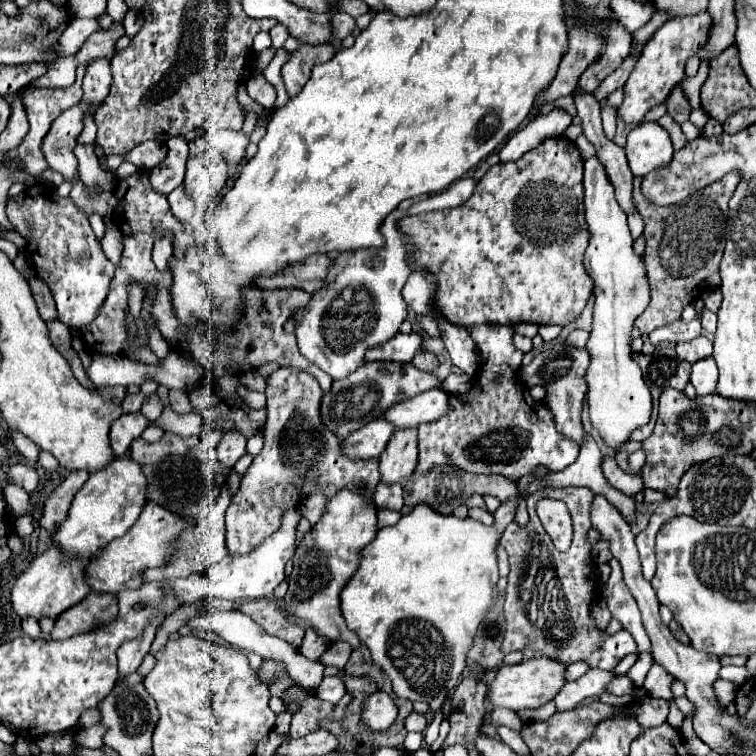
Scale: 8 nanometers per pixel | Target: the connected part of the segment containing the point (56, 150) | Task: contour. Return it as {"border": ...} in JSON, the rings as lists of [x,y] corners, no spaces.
{"border":[[[81,102],[79,106],[73,106],[67,112],[61,112],[43,138],[41,152],[43,152],[49,168],[63,172],[63,176],[67,180],[77,176],[77,158],[73,154],[73,146],[75,146],[77,136],[83,130],[81,120],[87,110],[89,110],[87,104]]]}

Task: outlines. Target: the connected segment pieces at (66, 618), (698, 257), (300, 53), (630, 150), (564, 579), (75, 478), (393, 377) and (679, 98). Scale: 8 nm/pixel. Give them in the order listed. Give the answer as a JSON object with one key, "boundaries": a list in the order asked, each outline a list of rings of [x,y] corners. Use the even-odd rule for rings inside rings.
{"boundaries":[[[[91,592],[79,604],[71,606],[67,612],[55,618],[51,638],[71,638],[79,632],[85,632],[87,628],[93,628],[95,624],[105,624],[107,620],[111,620],[111,616],[115,616],[115,596]]],[[[723,176],[721,180],[705,186],[687,200],[671,206],[647,204],[639,192],[641,180],[633,180],[633,196],[639,214],[645,222],[645,270],[651,290],[651,300],[641,316],[637,316],[635,326],[643,336],[653,330],[667,326],[681,318],[683,308],[697,296],[697,286],[719,286],[719,260],[725,252],[725,226],[729,220],[729,200],[737,188],[739,176]]],[[[331,42],[299,46],[291,54],[289,62],[283,66],[283,80],[285,80],[287,94],[295,96],[301,90],[301,86],[309,80],[311,68],[315,64],[323,64],[323,62],[331,60],[335,56],[335,52],[337,52],[337,48]]],[[[641,122],[627,136],[627,160],[633,176],[647,176],[653,170],[667,168],[673,160],[673,144],[659,122]]],[[[545,486],[527,496],[529,524],[519,526],[515,520],[507,526],[501,536],[501,546],[509,554],[509,584],[507,598],[503,604],[507,634],[501,650],[509,654],[511,650],[521,650],[525,658],[547,656],[565,666],[573,662],[587,662],[591,668],[613,670],[623,656],[635,652],[635,640],[629,632],[605,634],[597,628],[591,614],[591,604],[601,596],[597,566],[591,556],[591,544],[587,540],[587,530],[591,528],[589,508],[593,502],[593,492],[585,486]],[[539,498],[559,498],[569,506],[571,518],[575,522],[573,542],[567,552],[559,552],[553,540],[545,532],[541,520],[535,514],[535,504]]],[[[77,470],[77,472],[71,472],[57,486],[57,490],[45,500],[43,514],[41,514],[41,520],[39,520],[41,528],[45,528],[49,534],[55,534],[59,524],[67,518],[67,510],[71,506],[73,496],[81,488],[81,484],[85,484],[85,480],[87,480],[87,472],[85,470]]],[[[365,362],[351,376],[343,380],[335,380],[331,392],[323,396],[323,404],[321,404],[323,422],[331,428],[331,432],[339,432],[339,436],[347,438],[361,426],[369,424],[369,420],[383,416],[391,406],[439,386],[441,386],[441,380],[435,374],[419,372],[413,368],[413,364]]],[[[681,86],[675,88],[675,92],[671,92],[671,96],[669,96],[669,100],[667,100],[667,112],[673,116],[673,120],[675,120],[677,124],[683,124],[685,120],[689,120],[691,106],[689,106],[687,98],[683,96]]]]}

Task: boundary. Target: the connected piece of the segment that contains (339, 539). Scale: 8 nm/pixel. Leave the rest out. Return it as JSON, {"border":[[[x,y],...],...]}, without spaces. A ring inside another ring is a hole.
{"border":[[[349,490],[337,492],[337,496],[327,502],[325,516],[313,526],[303,544],[295,550],[289,590],[283,598],[283,610],[287,610],[289,616],[309,624],[319,636],[327,638],[329,642],[347,642],[353,650],[361,648],[361,640],[353,630],[345,626],[339,594],[345,588],[347,580],[351,580],[351,576],[357,572],[361,550],[375,538],[375,514],[375,508],[367,508],[367,504],[363,504],[357,494]]]}

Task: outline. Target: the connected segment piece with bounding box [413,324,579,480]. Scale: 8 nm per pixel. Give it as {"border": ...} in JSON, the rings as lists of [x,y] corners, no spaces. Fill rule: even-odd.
{"border":[[[483,324],[483,328],[467,328],[471,338],[477,344],[479,350],[479,372],[473,380],[473,386],[467,394],[457,396],[457,406],[453,412],[443,416],[443,420],[437,420],[435,424],[423,424],[417,428],[419,432],[419,466],[413,474],[419,476],[419,472],[427,472],[427,468],[439,466],[439,464],[455,464],[467,472],[499,472],[505,476],[511,476],[517,480],[519,476],[531,472],[537,464],[543,464],[551,470],[563,470],[569,464],[573,464],[579,456],[579,444],[575,440],[565,438],[557,428],[551,414],[551,408],[545,402],[533,402],[529,388],[519,380],[517,372],[511,372],[511,368],[521,366],[523,352],[513,346],[513,334],[515,330],[511,326],[493,326]]]}

